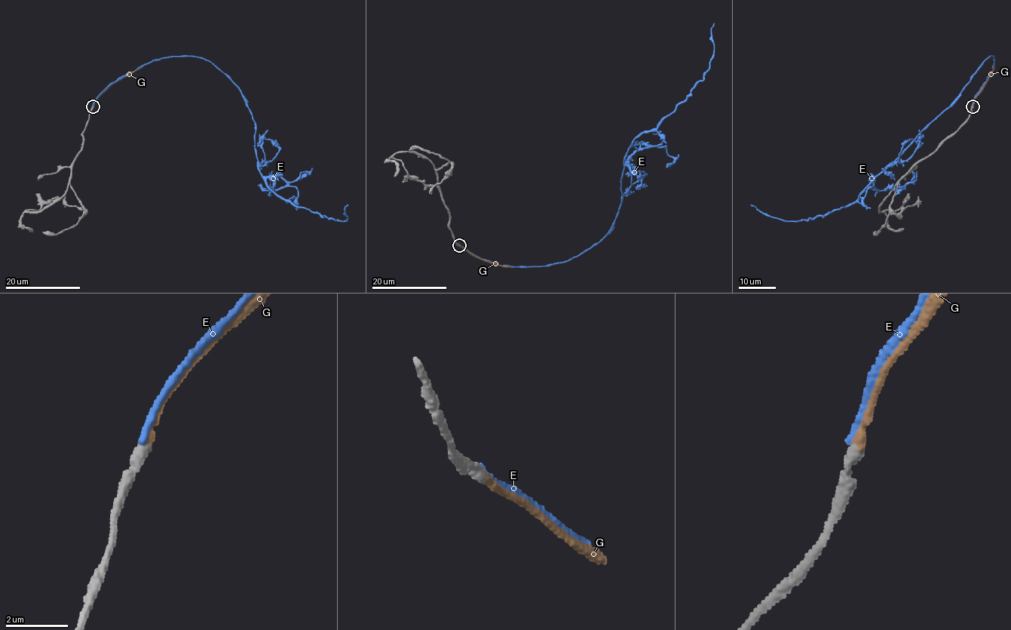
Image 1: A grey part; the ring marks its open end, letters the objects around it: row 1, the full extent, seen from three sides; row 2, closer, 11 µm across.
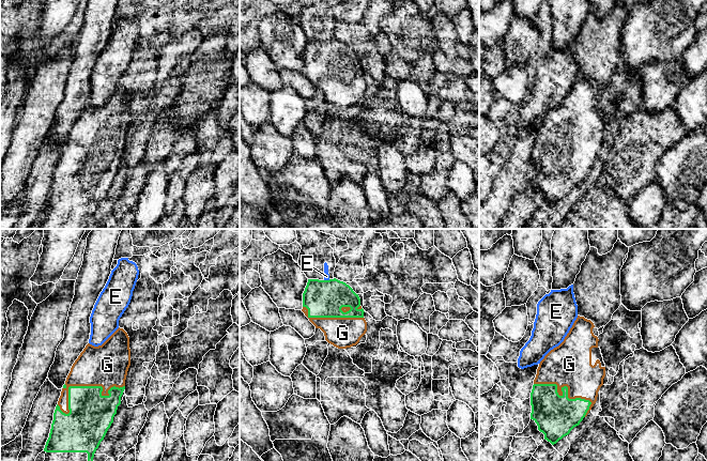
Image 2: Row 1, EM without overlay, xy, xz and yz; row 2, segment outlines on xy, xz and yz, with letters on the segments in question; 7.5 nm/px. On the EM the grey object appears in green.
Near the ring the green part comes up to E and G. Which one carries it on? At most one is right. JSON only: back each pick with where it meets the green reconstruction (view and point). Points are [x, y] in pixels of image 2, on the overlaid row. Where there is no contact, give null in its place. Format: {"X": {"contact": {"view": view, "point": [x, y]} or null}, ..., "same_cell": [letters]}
{"G": {"contact": {"view": "xy", "point": [82, 386]}}, "same_cell": ["G"]}

